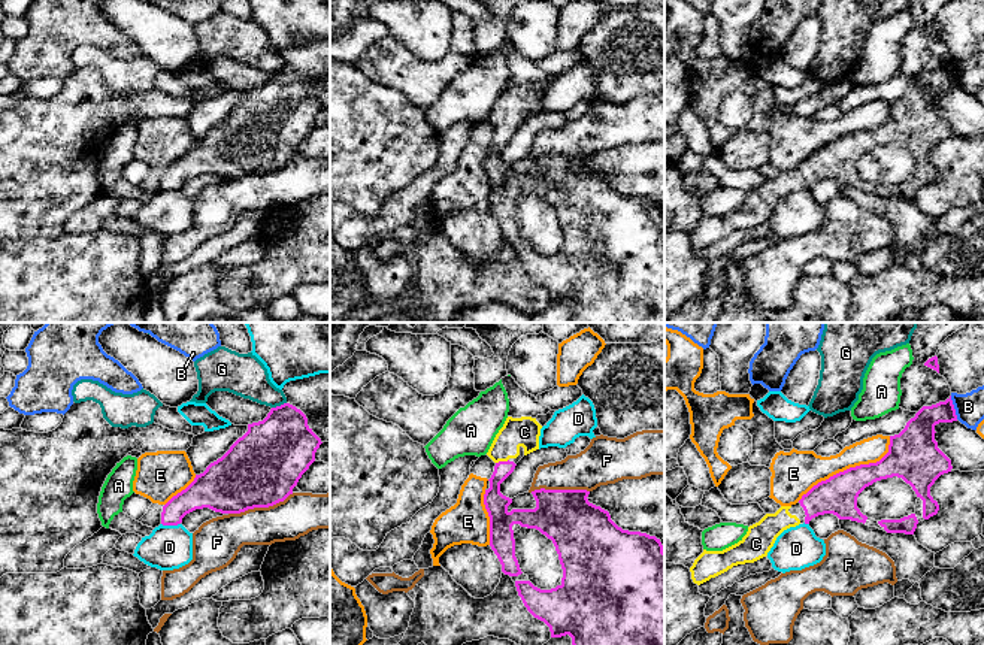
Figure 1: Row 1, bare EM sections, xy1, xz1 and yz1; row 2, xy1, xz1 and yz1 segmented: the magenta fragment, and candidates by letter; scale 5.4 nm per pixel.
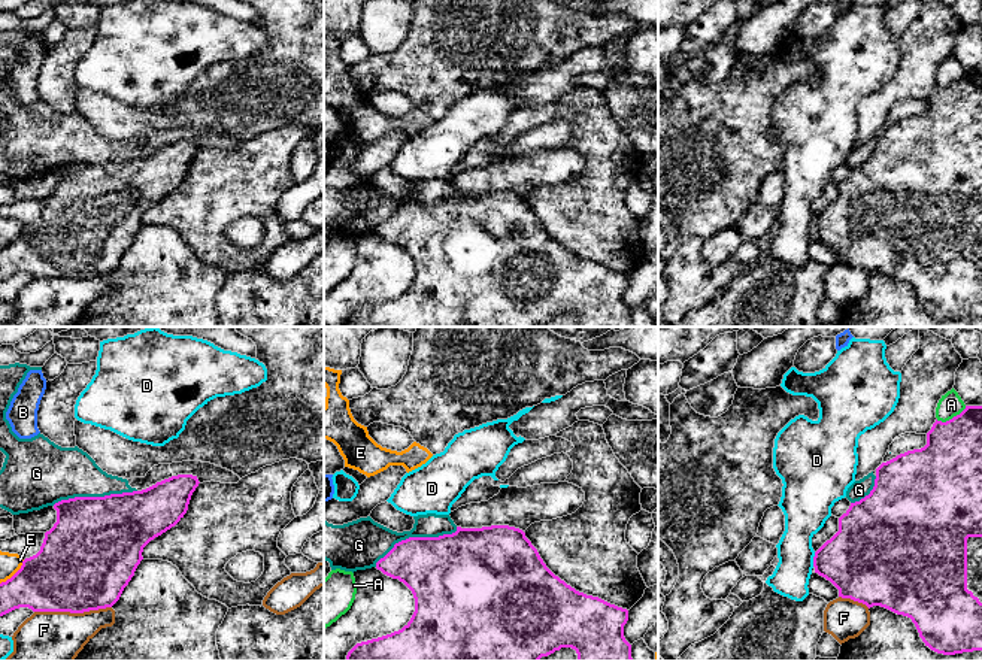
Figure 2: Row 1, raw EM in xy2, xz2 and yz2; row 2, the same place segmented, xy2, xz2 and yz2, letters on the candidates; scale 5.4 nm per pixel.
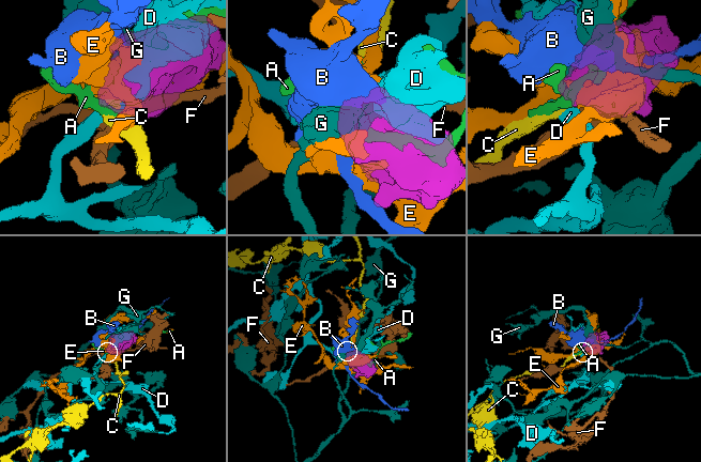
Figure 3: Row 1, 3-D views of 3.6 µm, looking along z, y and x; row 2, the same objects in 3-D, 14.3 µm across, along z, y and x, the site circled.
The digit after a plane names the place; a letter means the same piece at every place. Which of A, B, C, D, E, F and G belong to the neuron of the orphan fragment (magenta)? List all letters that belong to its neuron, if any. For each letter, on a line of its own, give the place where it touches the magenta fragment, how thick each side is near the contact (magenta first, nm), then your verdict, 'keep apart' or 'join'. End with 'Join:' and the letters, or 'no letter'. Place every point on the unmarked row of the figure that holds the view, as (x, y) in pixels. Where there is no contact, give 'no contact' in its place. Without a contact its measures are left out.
A: contact yz2 (952, 84); calibres 340 and 130 nm; keep apart
B: contact yz1 (953, 73); calibres 180 and 160 nm; keep apart
C: contact xz1 (502, 127); calibres 120 and 160 nm; join
D: contact xy1 (170, 190); calibres 170 and 240 nm; keep apart
E: contact yz1 (850, 133); calibres 200 and 200 nm; keep apart
F: contact xy2 (72, 278); calibres 480 and 360 nm; keep apart
G: contact xz2 (415, 203); calibres 400 and 220 nm; keep apart
Join: C

